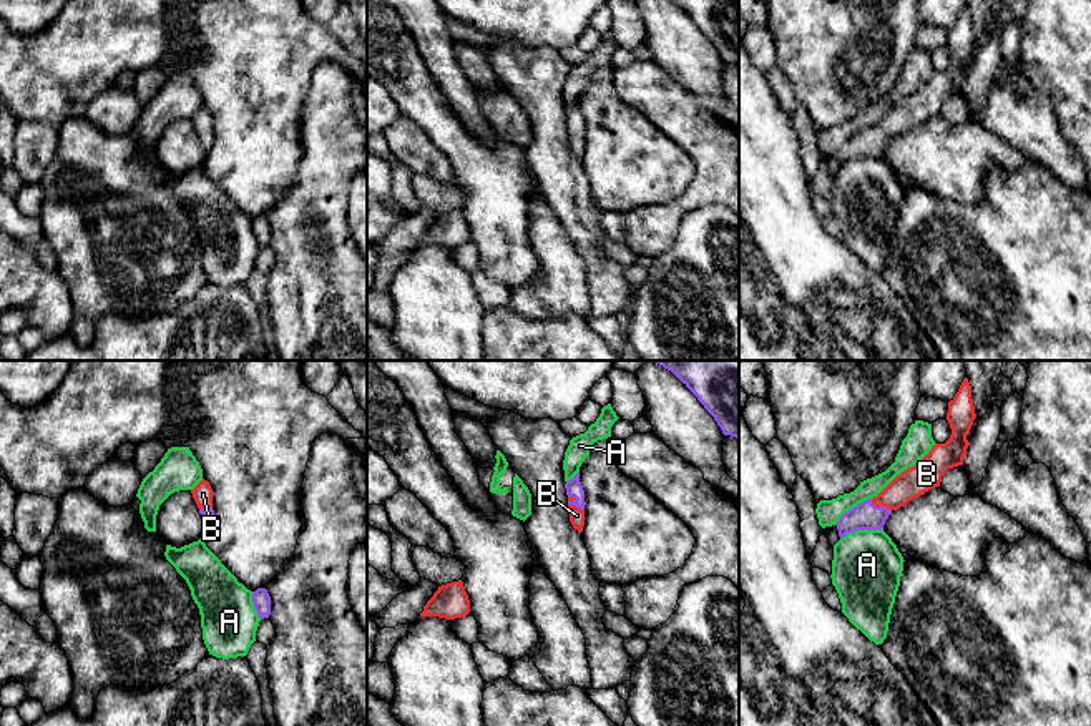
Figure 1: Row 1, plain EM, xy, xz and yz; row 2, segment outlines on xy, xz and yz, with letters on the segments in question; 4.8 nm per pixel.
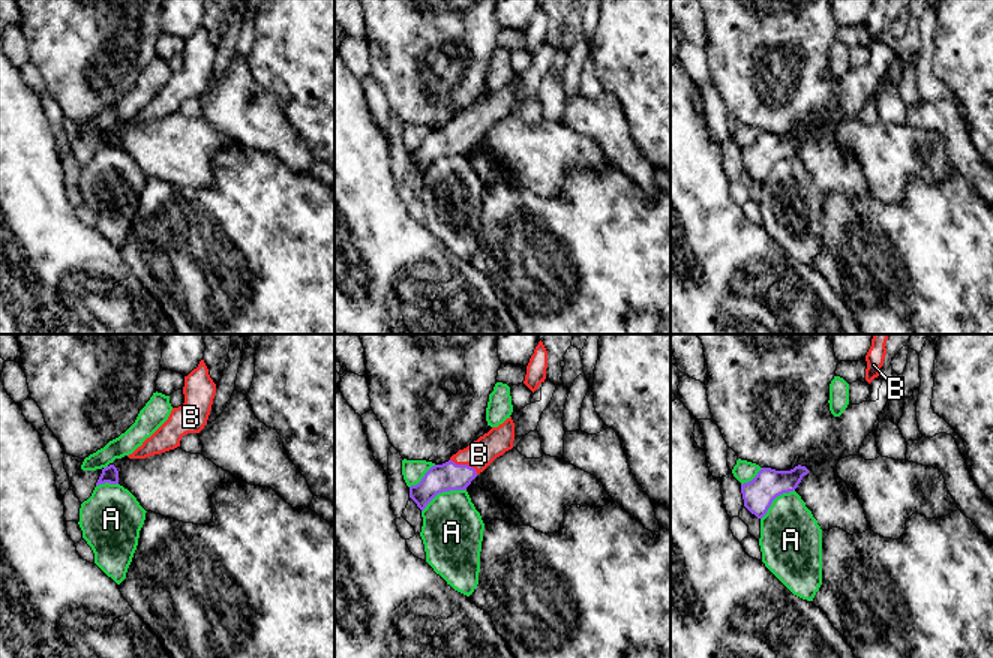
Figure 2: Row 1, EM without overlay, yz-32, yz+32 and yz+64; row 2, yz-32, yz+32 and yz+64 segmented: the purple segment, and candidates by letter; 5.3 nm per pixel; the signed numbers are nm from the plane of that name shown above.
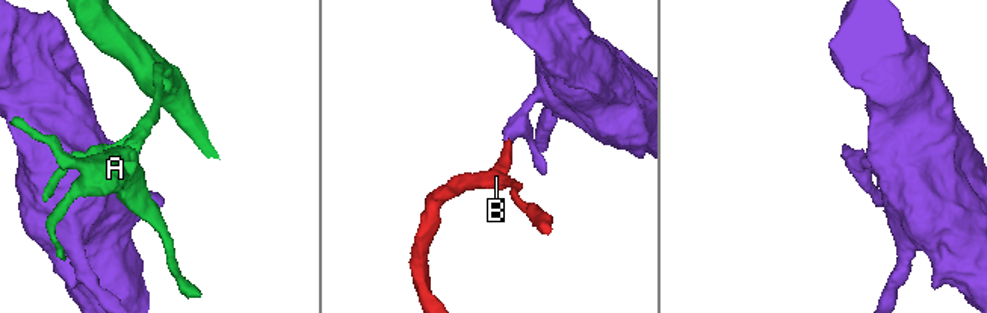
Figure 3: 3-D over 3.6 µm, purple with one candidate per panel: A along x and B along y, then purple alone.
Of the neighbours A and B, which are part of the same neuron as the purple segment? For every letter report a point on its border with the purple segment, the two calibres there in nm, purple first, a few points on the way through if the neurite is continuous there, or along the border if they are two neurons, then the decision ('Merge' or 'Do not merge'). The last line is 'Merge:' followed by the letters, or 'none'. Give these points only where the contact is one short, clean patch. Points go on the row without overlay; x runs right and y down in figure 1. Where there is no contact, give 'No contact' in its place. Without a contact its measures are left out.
A: Touches purple at yz (861, 156). Thickness 140 nm (purple) against 340 nm. Do not merge
B: Touches purple at xz (573, 132). Thickness 80 nm (purple) against 80 nm. Path across: xz (573, 115), (573, 132), (577, 143). Merge
Merge: B

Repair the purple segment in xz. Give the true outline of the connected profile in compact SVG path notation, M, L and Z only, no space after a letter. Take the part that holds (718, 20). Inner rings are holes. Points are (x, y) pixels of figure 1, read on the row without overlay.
M673 0L714 45L724 63L739 66L739 0Z

